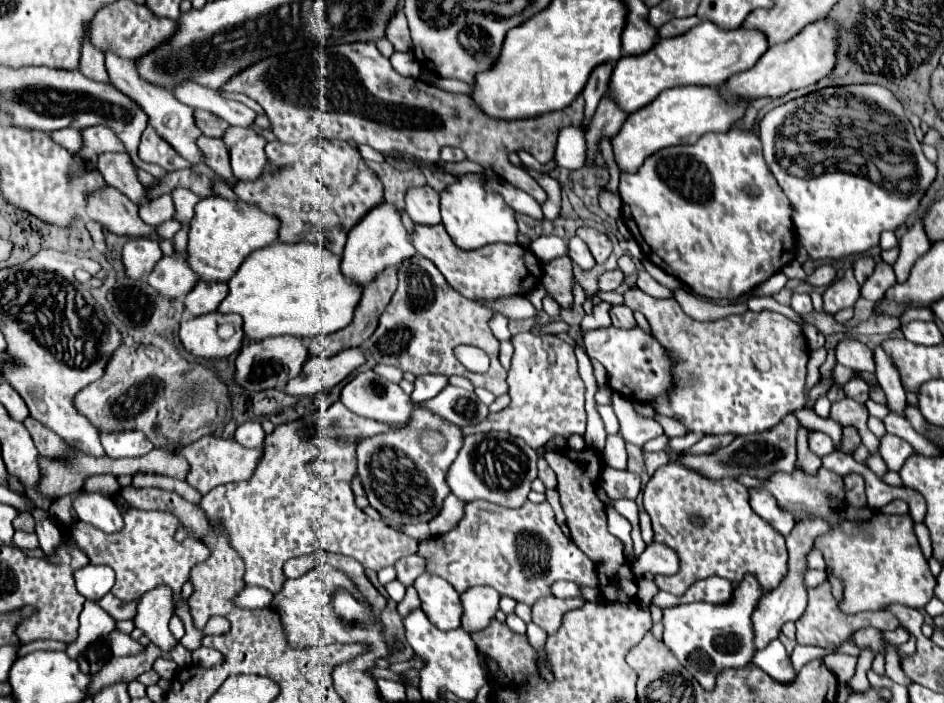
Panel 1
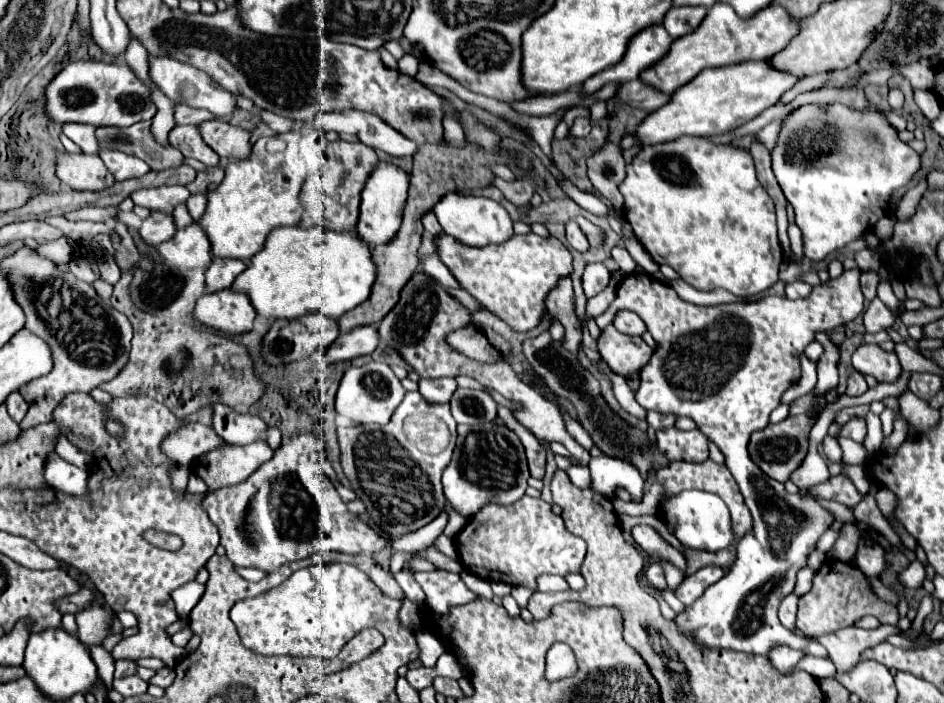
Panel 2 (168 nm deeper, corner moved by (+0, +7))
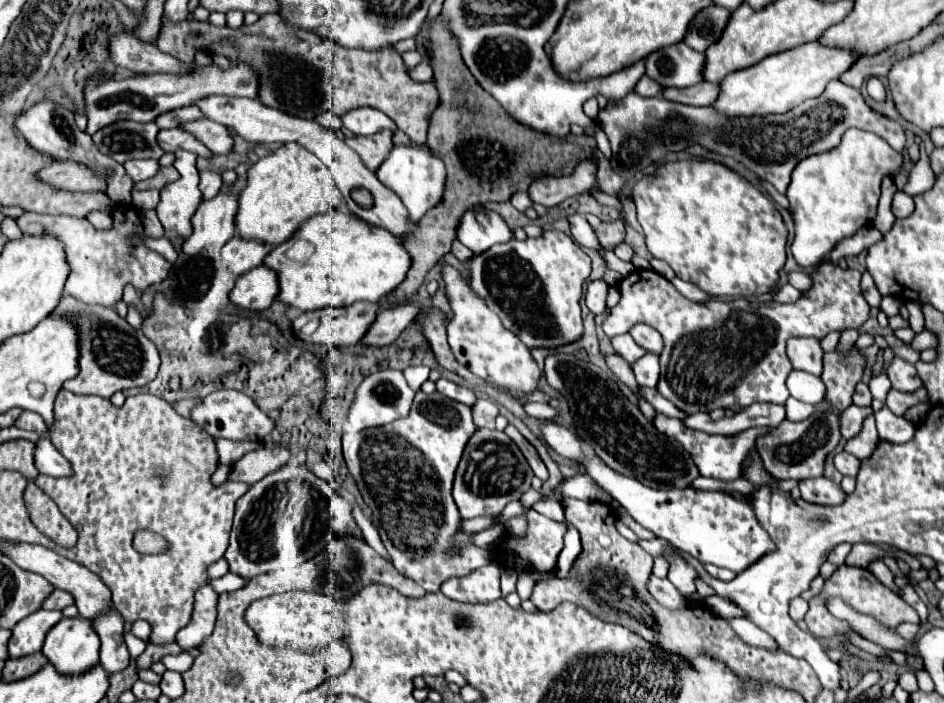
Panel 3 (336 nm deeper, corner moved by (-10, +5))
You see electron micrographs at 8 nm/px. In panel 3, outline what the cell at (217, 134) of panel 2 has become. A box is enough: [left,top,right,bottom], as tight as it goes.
[180,119,232,155]

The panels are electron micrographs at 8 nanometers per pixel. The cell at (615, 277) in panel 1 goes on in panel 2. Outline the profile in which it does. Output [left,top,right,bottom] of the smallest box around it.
[582,263,610,297]

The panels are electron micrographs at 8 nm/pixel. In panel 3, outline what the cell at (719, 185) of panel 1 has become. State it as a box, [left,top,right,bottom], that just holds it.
[632,159,788,297]

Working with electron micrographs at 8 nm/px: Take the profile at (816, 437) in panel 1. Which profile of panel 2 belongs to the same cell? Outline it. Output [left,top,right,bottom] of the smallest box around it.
[822,435,842,463]

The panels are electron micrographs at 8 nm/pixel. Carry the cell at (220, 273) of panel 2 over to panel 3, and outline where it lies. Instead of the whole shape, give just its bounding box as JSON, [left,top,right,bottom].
[222,235,272,275]

